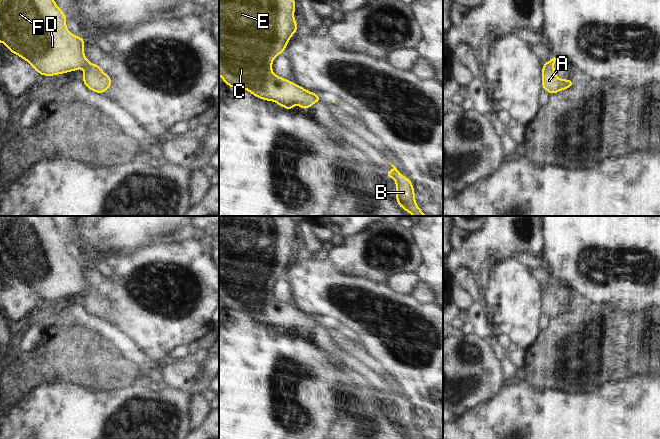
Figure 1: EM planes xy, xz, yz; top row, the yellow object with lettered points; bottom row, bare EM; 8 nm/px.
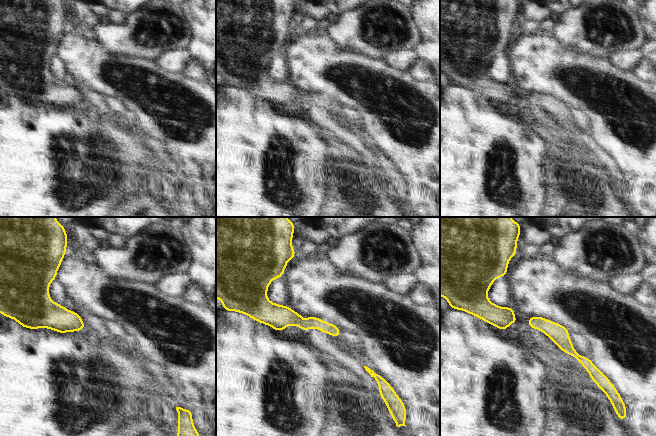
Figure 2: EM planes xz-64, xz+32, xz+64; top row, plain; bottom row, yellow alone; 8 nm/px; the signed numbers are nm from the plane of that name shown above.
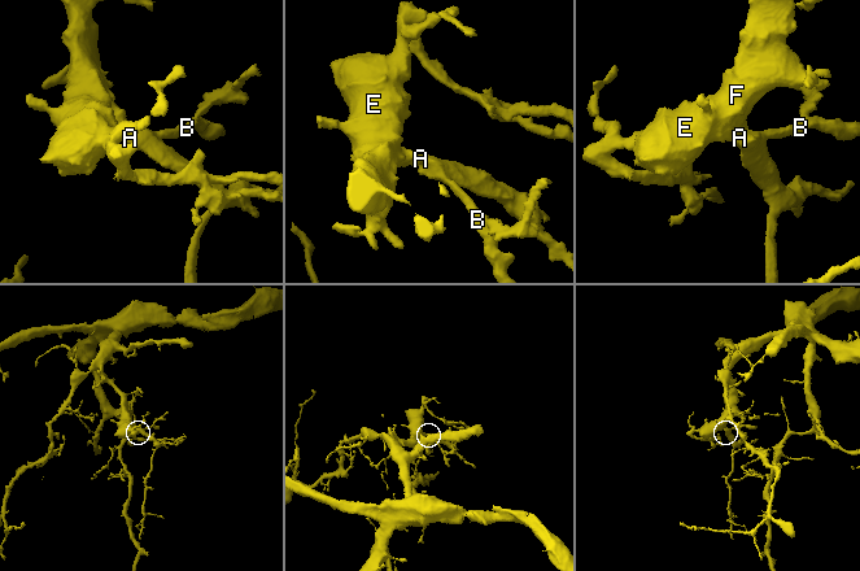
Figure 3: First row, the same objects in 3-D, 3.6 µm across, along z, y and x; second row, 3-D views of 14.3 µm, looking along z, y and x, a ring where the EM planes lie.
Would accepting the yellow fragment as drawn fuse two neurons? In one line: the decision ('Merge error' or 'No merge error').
No merge error.

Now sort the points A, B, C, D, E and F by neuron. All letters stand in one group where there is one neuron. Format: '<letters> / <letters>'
A B C D E F

